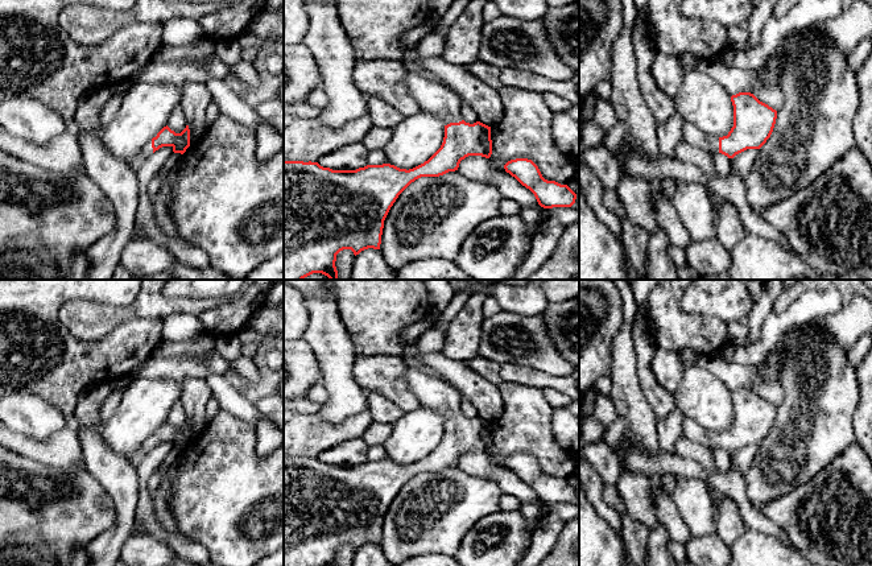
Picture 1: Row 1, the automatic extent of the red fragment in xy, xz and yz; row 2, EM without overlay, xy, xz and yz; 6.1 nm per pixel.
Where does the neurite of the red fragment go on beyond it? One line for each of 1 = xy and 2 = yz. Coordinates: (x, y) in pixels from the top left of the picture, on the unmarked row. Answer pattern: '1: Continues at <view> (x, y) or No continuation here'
1: Continues at xy (147, 446)
2: Continues at yz (694, 432)

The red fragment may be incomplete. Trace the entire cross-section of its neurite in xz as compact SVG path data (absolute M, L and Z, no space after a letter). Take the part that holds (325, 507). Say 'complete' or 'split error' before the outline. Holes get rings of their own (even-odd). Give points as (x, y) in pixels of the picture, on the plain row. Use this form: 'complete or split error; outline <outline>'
split error; outline M408 367L405 380L421 406L434 409L445 418L445 433L441 443L423 459L413 464L400 464L390 459L367 460L356 466L332 466L318 458L284 456L284 566L336 566L336 550L351 545L354 550L373 544L380 545L384 516L398 491L421 472L439 472L455 467L468 451L489 454L492 450L491 422L476 417L466 418L460 412L462 394L437 375Z

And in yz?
split error; outline M751 388L731 392L733 422L727 431L714 433L691 418L683 421L683 437L711 450L722 449L728 454L747 445L760 445L770 433L777 406L760 397Z

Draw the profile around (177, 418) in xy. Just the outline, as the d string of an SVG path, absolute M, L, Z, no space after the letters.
M181 400L177 401L169 416L168 416L168 422L174 426L175 429L181 429L185 424L186 424L186 416L185 416L185 410L182 408Z

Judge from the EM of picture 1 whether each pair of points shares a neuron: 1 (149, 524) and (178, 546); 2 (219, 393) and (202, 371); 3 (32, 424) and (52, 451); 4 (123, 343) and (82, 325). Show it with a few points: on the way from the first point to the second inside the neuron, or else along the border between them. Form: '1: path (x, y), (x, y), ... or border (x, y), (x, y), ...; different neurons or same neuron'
1: path (156, 529), (172, 541); same neuron
2: border (222, 375), (209, 375), (205, 379); different neurons
3: border (69, 425), (44, 440), (31, 440), (13, 432); different neurons
4: border (131, 319), (94, 341), (73, 335); different neurons

